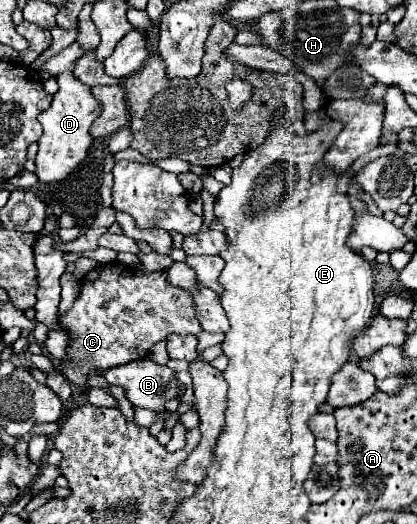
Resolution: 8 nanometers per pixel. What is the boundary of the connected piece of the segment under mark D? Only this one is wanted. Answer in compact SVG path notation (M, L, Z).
M70 68L60 72L56 76L58 82L58 92L52 98L52 104L48 110L44 110L38 120L42 122L44 134L38 140L38 156L36 156L36 176L40 182L50 184L50 182L60 182L66 176L70 176L80 162L84 160L92 136L90 136L90 126L100 114L100 102L94 98L92 90L88 84L80 82L78 78L72 76Z

